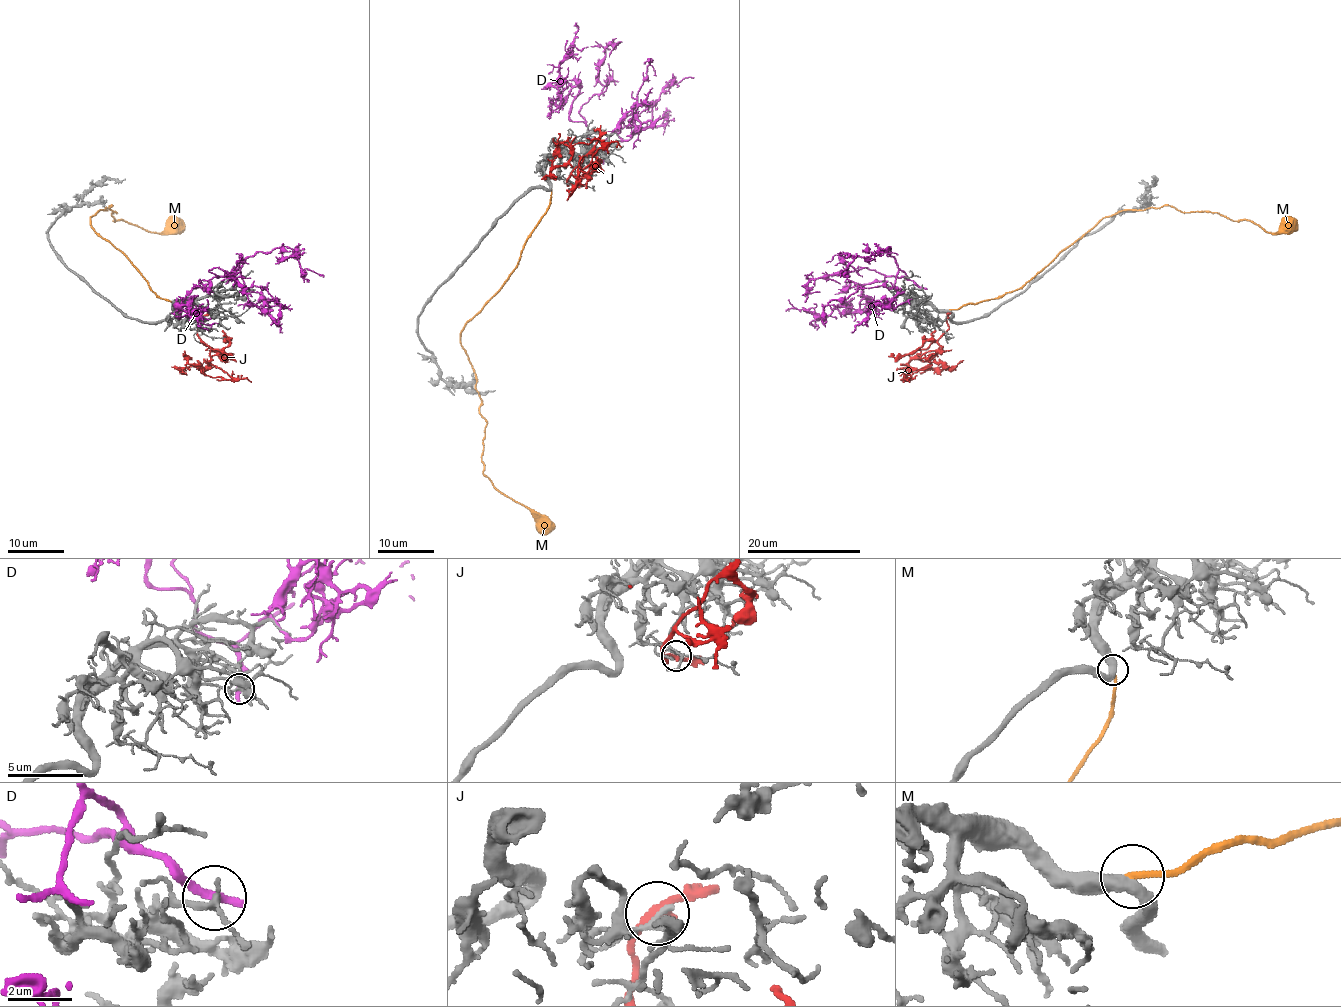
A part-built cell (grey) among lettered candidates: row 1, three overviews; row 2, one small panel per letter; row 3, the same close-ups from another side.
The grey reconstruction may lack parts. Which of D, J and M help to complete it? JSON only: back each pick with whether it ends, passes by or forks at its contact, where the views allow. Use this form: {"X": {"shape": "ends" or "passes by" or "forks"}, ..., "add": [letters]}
{"M": {"shape": "ends"}, "add": ["M"]}

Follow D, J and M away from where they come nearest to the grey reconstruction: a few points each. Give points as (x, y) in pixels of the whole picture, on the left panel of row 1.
D: (233, 287), (233, 280), (219, 276), (199, 282), (186, 311), (181, 307), (196, 316), (206, 299)
J: (202, 317), (198, 336), (210, 350), (209, 361), (232, 378), (206, 375), (198, 367), (171, 367)
M: (181, 310), (149, 287), (90, 218), (111, 205), (113, 221), (152, 232), (179, 219)

